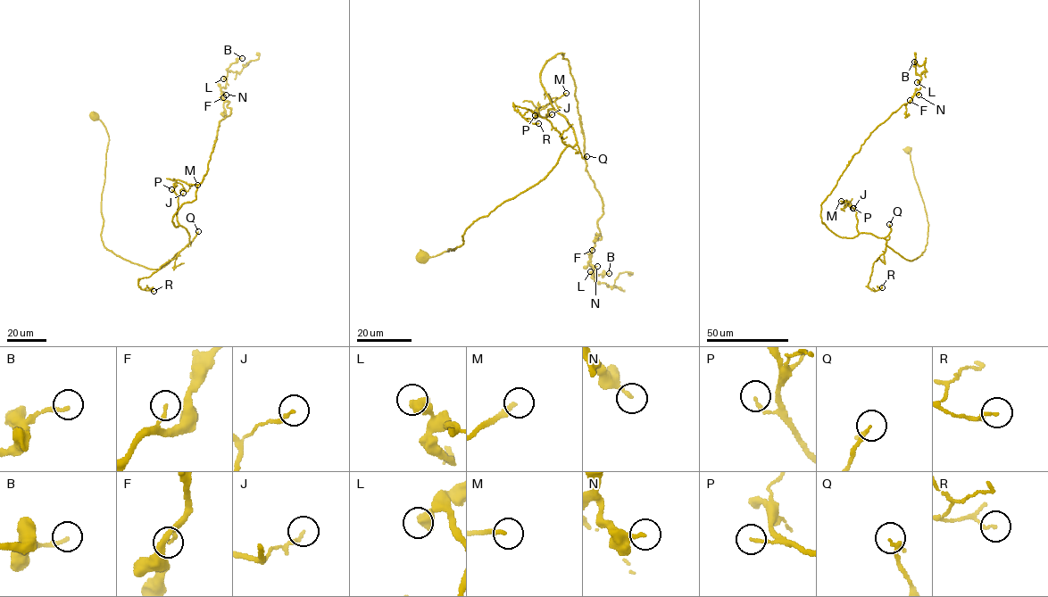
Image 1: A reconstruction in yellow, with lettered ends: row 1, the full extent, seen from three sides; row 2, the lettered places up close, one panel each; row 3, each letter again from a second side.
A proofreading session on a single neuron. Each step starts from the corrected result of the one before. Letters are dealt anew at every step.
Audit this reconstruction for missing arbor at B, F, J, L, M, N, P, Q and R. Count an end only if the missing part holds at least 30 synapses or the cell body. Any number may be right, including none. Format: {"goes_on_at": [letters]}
{"goes_on_at": ["M"]}

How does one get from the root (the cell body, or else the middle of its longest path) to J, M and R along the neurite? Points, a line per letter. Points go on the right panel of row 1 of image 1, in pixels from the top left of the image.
J: (908, 151), (928, 222), (922, 254), (910, 261), (904, 259), (888, 247), (884, 238), (858, 232), (853, 208)
M: (908, 151), (928, 222), (922, 254), (904, 259), (884, 238), (858, 232), (856, 211), (841, 201)
R: (908, 151), (927, 218), (927, 244), (910, 261), (886, 245), (873, 264), (868, 286), (874, 291), (882, 287)

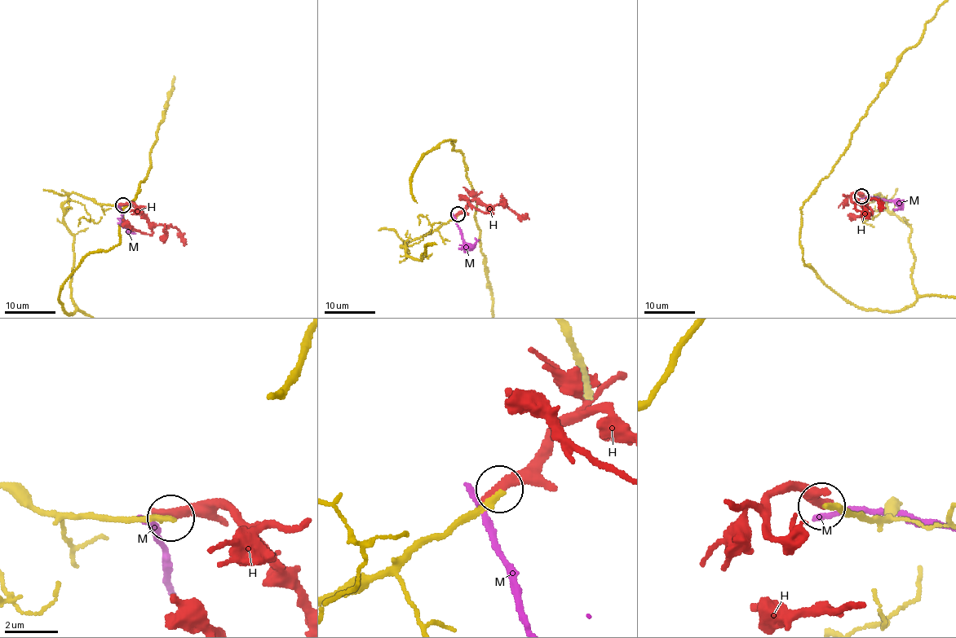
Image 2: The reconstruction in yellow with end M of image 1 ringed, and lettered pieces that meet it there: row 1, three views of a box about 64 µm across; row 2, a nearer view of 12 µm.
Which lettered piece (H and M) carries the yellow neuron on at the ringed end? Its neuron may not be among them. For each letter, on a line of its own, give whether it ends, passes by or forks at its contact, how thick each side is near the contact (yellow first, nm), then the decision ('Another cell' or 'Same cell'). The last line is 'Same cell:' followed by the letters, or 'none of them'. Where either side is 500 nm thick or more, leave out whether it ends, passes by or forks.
H: It ends there. Thickness 280 nm (yellow) against 360 nm. Another cell
M: It ends there. Thickness 320 nm (yellow) against 300 nm. Another cell
Same cell: none of them

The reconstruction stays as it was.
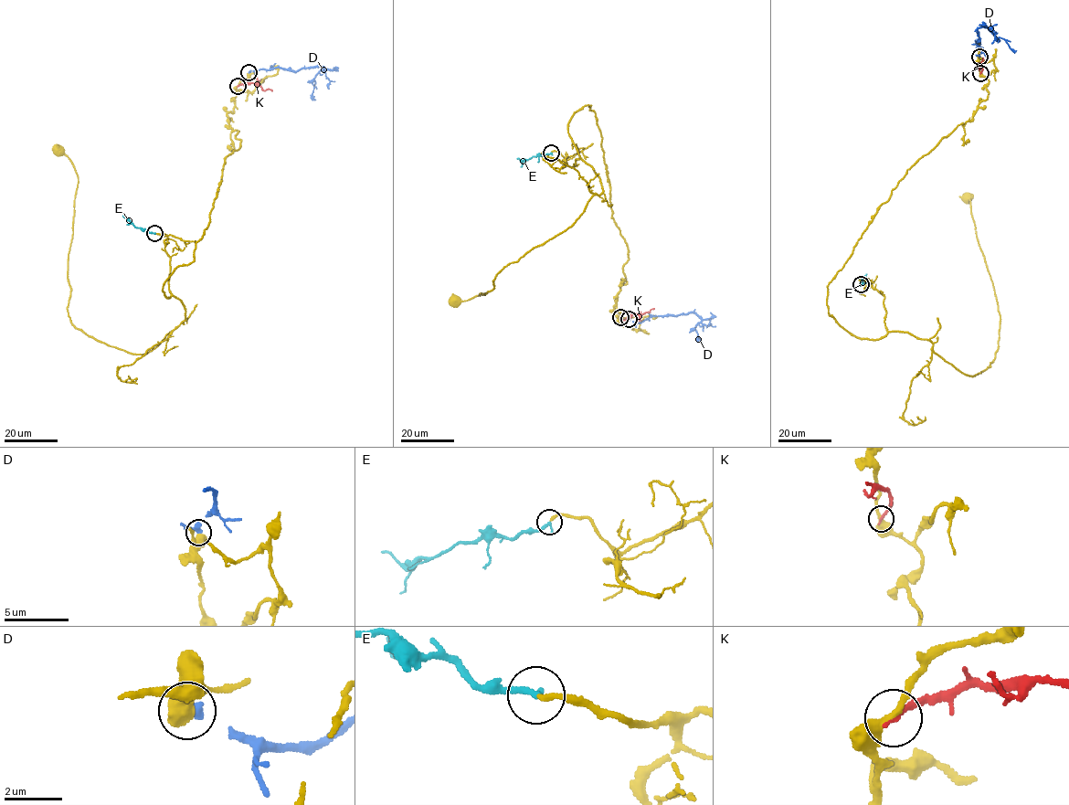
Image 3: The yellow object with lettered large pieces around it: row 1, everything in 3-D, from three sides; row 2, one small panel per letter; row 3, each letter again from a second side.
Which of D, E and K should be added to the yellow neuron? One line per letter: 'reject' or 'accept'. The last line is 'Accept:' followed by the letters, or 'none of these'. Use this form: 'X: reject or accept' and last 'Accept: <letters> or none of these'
D: reject
E: accept
K: reject
Accept: E

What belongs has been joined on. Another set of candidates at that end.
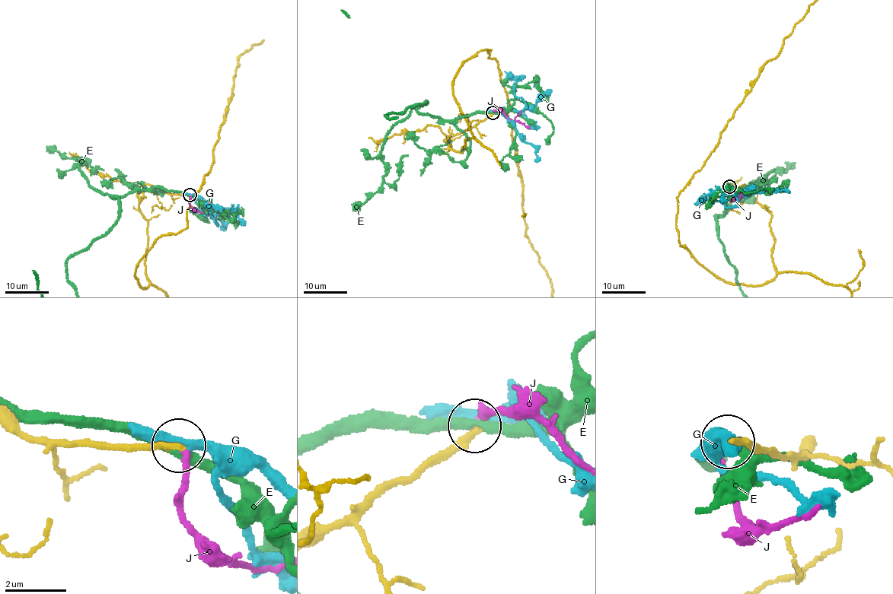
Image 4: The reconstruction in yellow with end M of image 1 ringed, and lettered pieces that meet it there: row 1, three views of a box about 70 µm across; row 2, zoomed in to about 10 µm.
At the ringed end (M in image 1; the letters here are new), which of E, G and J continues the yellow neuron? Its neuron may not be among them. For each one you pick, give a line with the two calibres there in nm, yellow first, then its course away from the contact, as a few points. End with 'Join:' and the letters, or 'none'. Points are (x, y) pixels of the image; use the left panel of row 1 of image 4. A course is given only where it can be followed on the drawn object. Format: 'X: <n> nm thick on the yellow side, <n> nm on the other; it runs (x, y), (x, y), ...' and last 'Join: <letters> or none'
J: 240 nm thick on the yellow side, 200 nm on the other
Join: J

